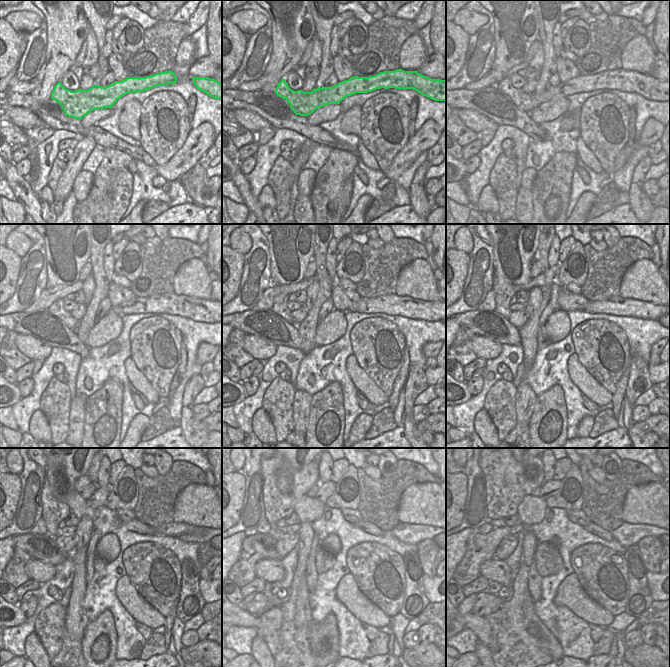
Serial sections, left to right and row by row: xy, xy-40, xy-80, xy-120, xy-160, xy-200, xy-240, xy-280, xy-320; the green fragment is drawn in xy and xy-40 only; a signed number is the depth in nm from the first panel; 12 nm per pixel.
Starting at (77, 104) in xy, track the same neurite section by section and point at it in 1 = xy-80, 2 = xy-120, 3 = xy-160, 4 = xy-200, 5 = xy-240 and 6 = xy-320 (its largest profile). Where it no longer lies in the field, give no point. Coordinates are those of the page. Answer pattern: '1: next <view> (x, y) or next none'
1: next xy-80 (647, 86)
2: next xy-120 (200, 310)
3: next xy-160 (392, 304)
4: next xy-200 (617, 306)
5: next xy-240 (54, 512)
6: next xy-320 (507, 481)

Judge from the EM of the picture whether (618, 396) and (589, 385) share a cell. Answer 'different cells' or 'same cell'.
different cells

